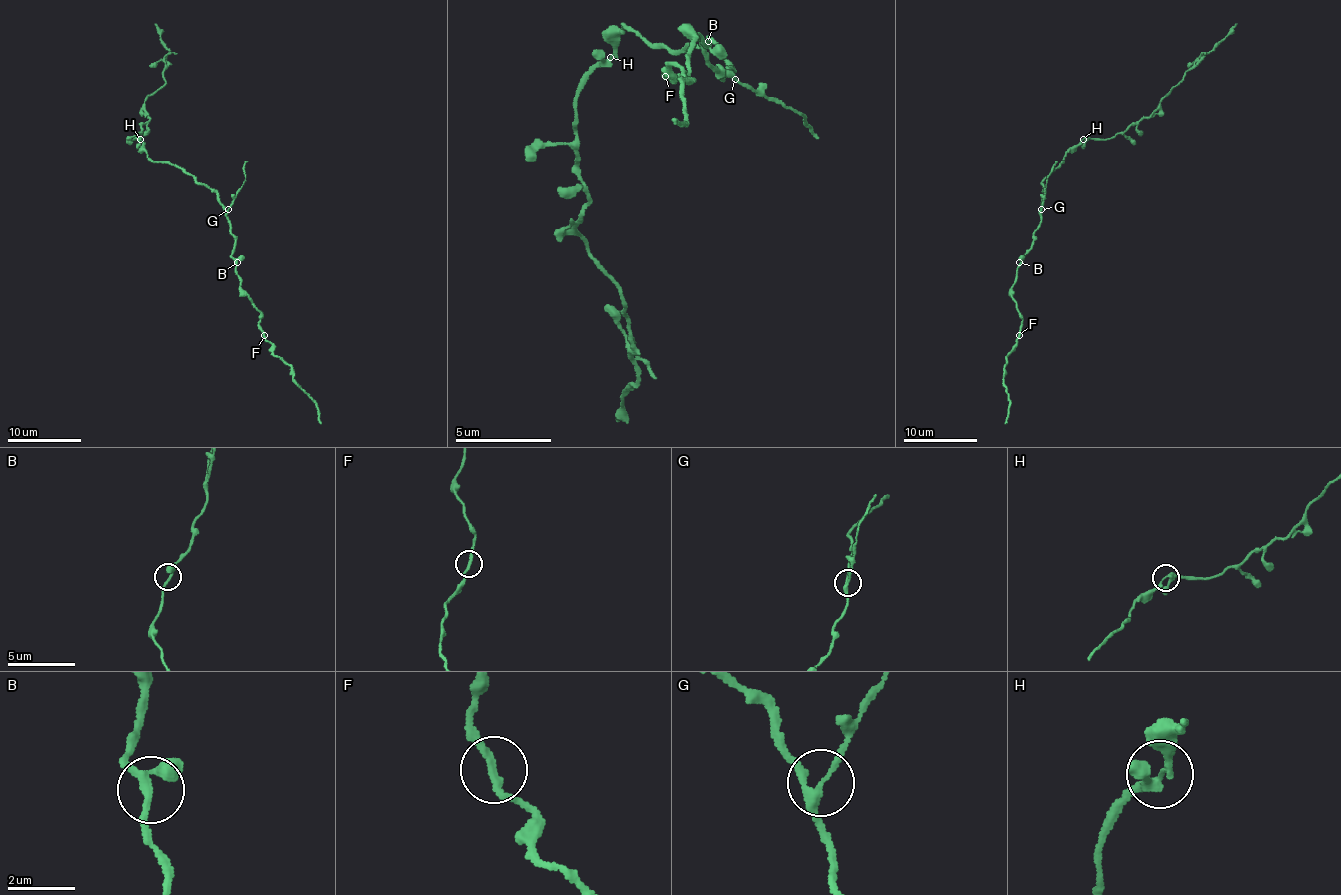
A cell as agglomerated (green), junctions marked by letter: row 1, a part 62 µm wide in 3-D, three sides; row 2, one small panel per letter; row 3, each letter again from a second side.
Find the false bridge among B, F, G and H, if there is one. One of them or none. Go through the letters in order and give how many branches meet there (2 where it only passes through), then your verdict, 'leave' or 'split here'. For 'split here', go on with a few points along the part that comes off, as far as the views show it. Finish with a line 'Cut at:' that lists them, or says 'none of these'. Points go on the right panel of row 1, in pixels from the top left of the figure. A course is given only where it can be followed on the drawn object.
B: 3 branches meet; leave
F: 2 branches meet; leave
G: 3 branches meet; leave
H: 3 branches meet; leave
Cut at: none of these

